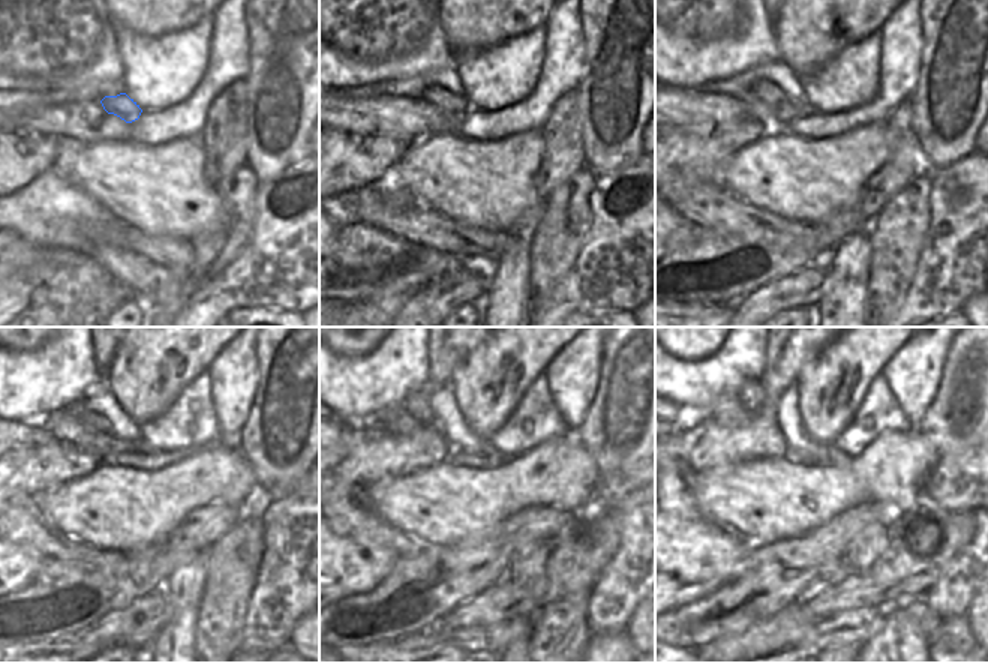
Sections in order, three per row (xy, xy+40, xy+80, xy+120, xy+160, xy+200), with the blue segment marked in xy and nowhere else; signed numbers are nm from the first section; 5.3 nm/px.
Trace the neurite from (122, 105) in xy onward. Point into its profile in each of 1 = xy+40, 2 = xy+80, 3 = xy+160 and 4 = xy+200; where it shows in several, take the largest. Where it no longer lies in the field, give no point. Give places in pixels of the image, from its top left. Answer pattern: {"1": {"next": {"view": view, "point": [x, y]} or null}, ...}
{"1": {"next": {"view": "xy+40", "point": [455, 107]}}, "2": {"next": {"view": "xy+80", "point": [786, 110]}}, "3": {"next": {"view": "xy+160", "point": [417, 405]}}, "4": {"next": {"view": "xy+200", "point": [751, 393]}}}

